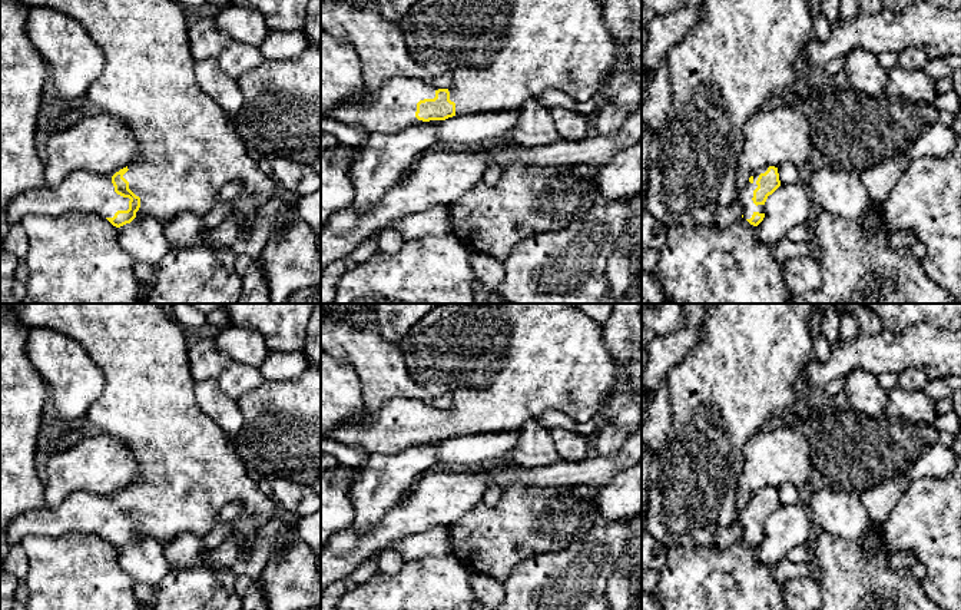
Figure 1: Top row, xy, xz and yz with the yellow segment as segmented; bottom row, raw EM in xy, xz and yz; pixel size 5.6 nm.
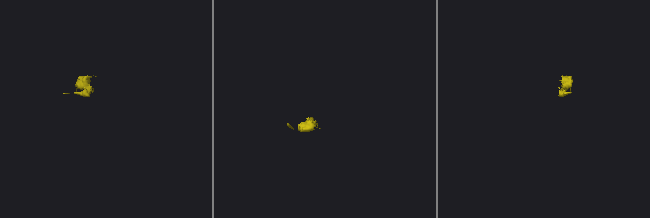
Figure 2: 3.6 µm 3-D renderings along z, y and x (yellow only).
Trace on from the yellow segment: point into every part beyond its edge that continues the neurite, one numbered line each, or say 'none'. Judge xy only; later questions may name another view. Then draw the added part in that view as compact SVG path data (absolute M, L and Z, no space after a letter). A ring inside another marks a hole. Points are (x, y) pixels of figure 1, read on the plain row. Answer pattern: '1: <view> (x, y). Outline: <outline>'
1: xy (189, 468). Outline: M11 304L11 306L29 329L53 329L76 339L102 369L106 378L105 391L84 418L100 432L122 440L139 465L139 477L127 485L129 491L123 498L129 503L129 510L140 518L140 536L155 538L162 546L183 533L203 538L221 523L219 510L241 501L243 508L231 521L235 527L231 537L241 543L241 551L246 554L258 530L279 514L278 505L249 477L235 441L199 410L188 359L189 334L176 319L169 318L159 304Z
2: xy (83, 511). Outline: M80 491L69 495L59 507L42 507L27 511L14 518L9 526L9 541L11 546L20 544L27 536L50 536L57 537L70 533L96 534L103 538L113 538L117 531L129 530L129 518L123 518L115 513L112 497L96 495L89 491Z

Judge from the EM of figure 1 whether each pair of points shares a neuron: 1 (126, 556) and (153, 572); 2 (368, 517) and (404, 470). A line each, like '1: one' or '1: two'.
1: one
2: one

